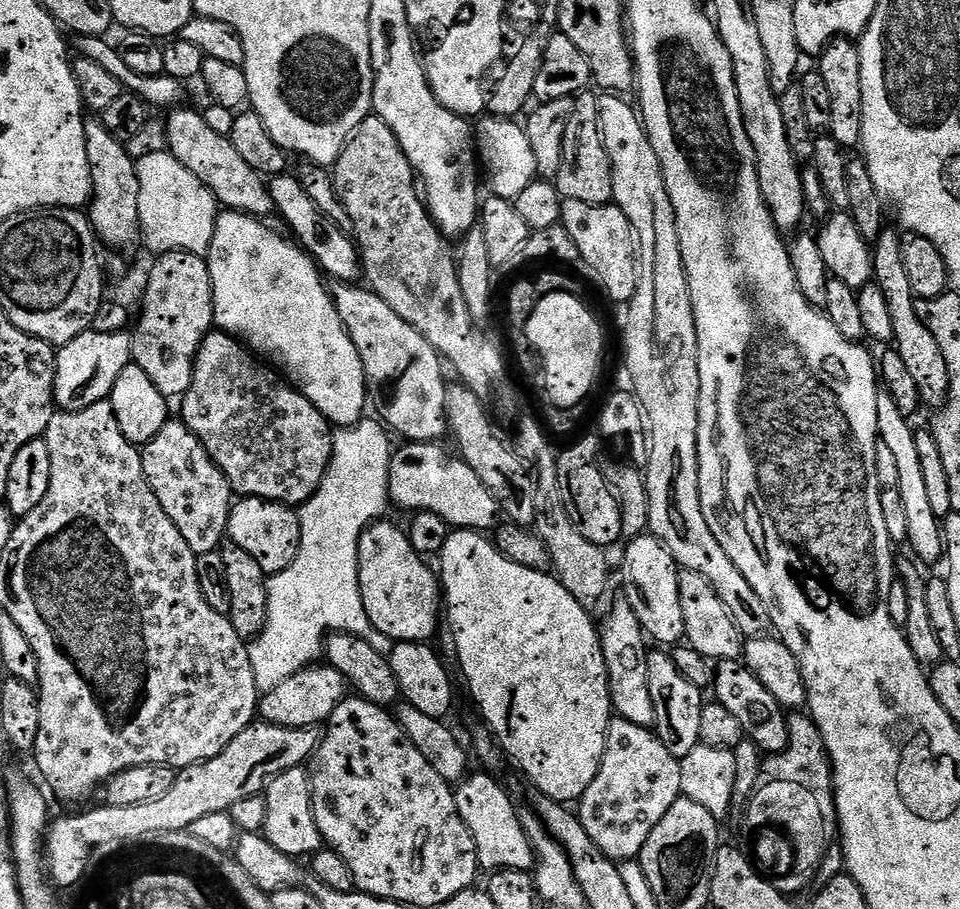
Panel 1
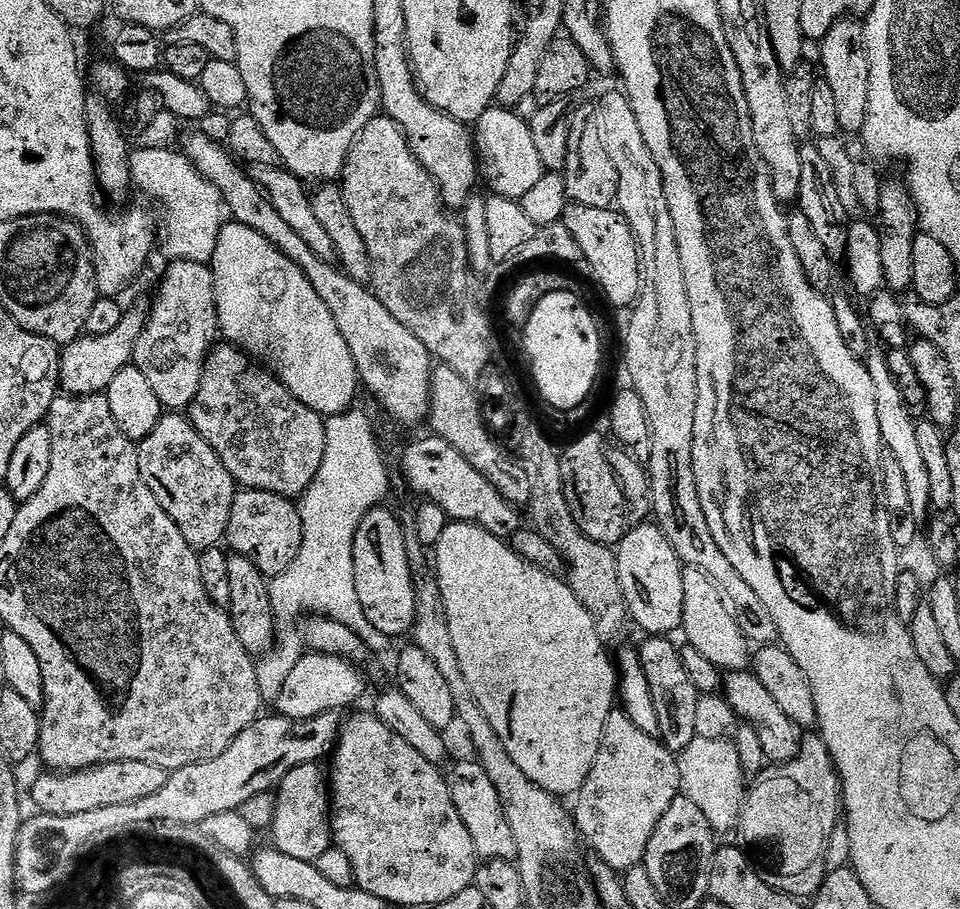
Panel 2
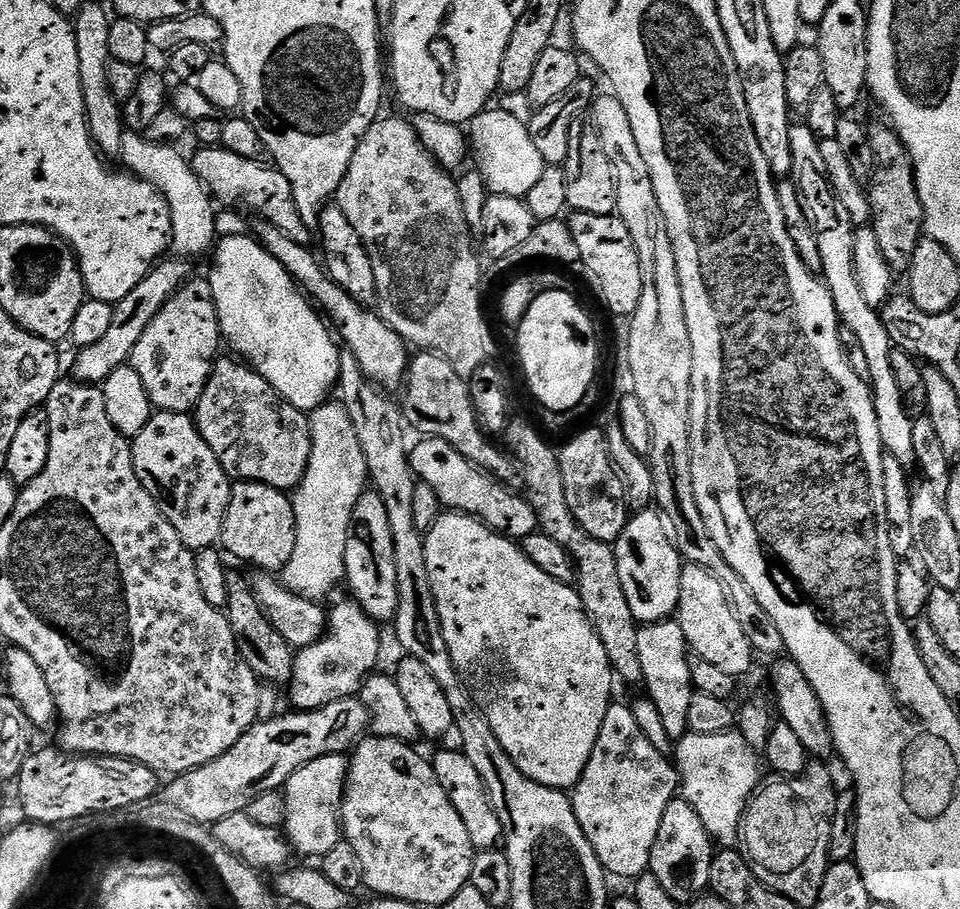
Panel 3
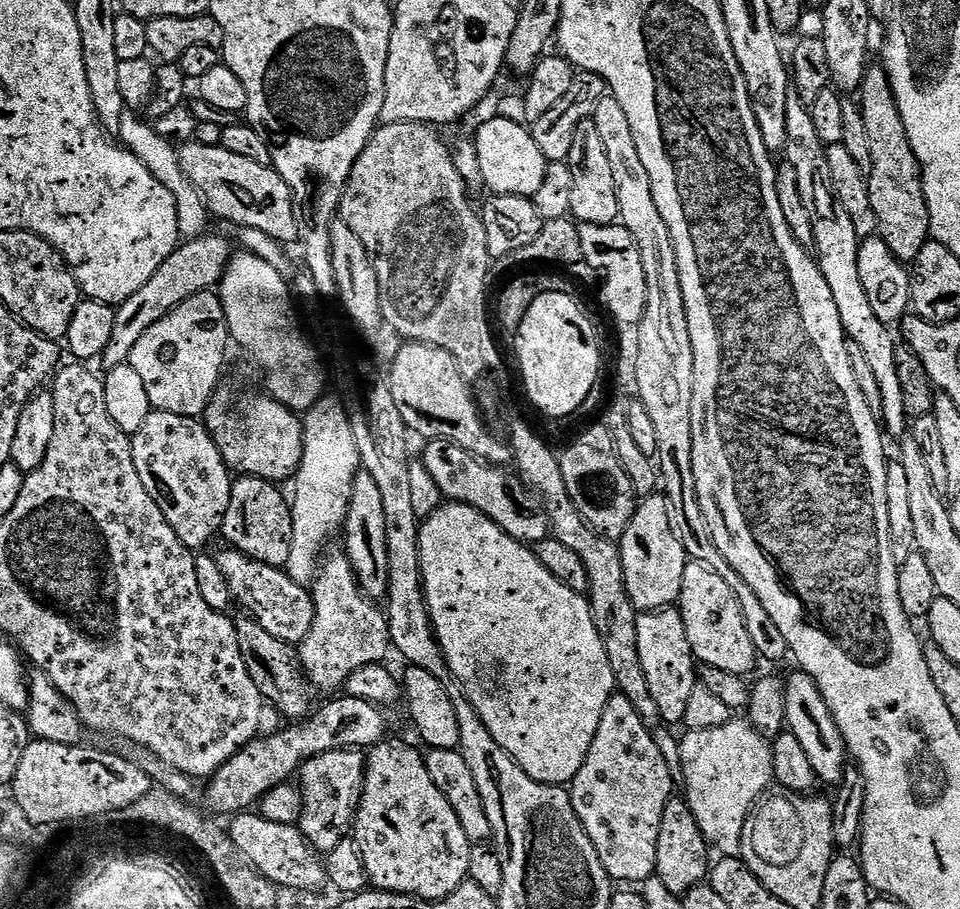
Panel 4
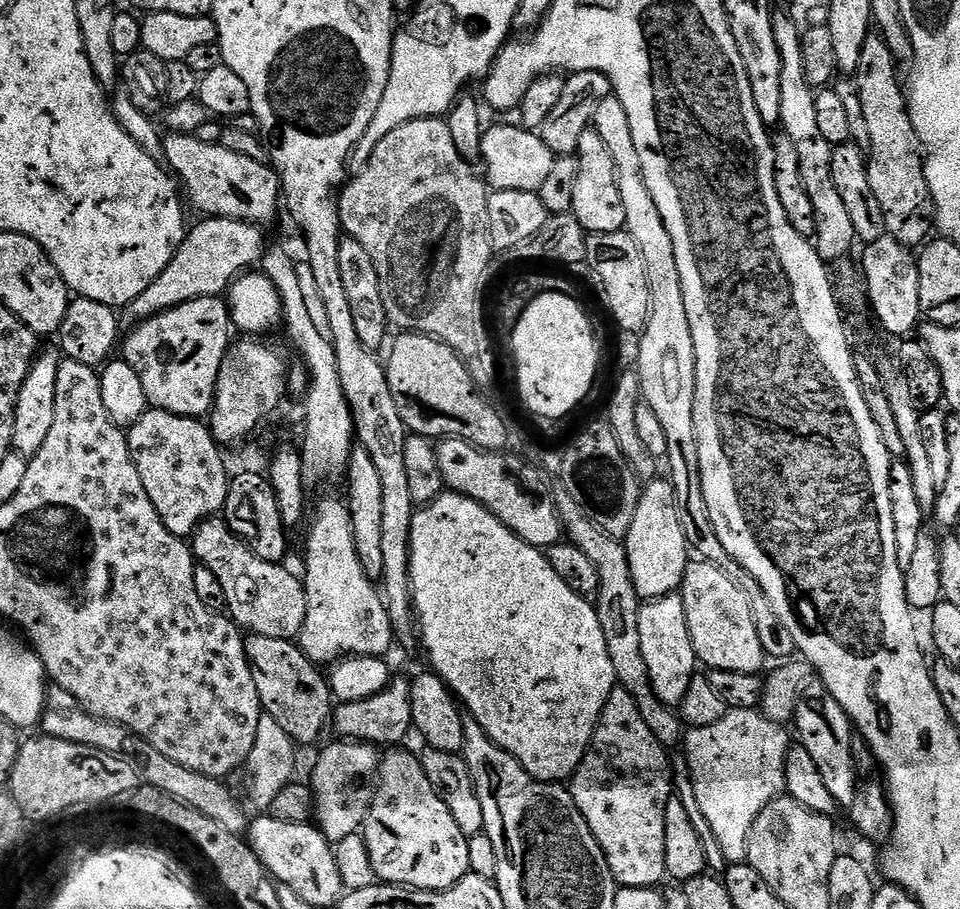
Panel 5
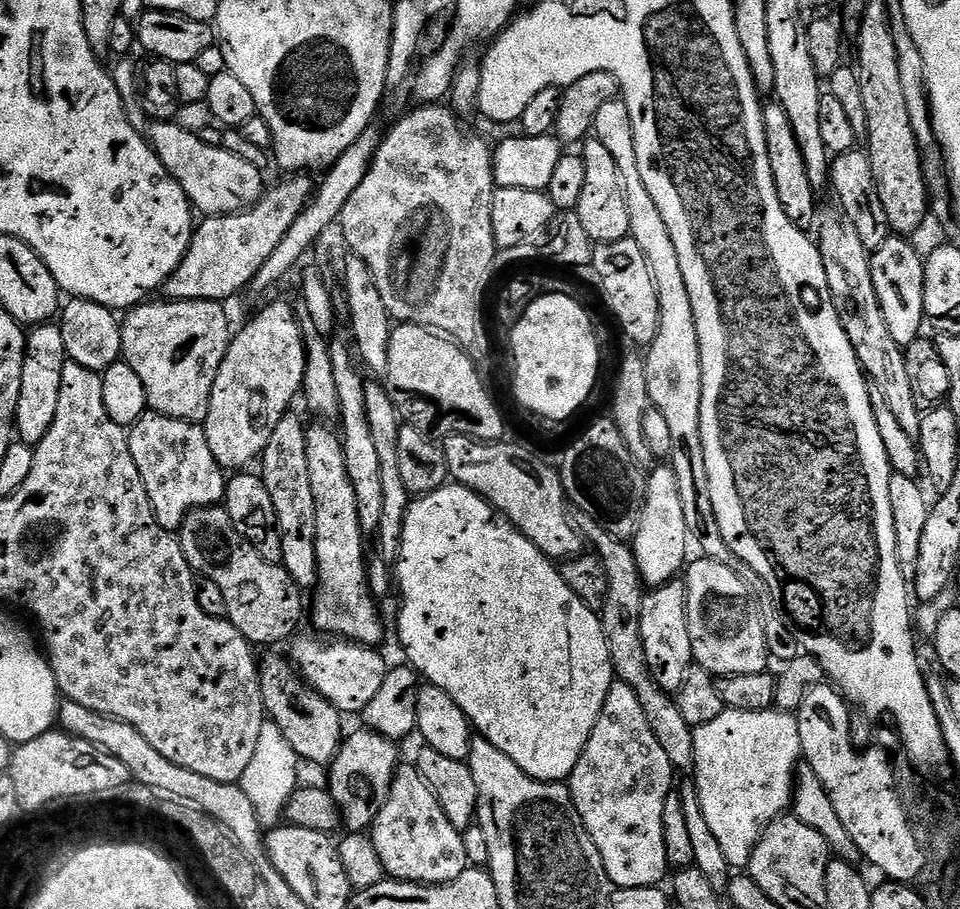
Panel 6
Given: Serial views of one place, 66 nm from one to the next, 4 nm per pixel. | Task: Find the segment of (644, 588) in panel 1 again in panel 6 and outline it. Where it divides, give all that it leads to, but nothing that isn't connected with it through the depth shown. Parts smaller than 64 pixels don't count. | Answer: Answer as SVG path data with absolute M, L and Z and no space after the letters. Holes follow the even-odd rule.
M656 466L647 473L646 502L642 510L642 522L631 541L632 552L638 562L645 585L649 589L661 588L677 579L689 563L690 537L686 526L686 510L682 510L682 494L678 488L678 474L671 466Z

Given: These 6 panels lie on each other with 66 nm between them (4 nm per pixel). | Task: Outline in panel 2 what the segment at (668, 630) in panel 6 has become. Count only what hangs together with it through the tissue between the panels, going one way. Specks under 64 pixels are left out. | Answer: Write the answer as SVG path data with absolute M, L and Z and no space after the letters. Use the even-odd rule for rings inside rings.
M653 636L645 639L645 641L644 645L639 645L638 651L641 658L642 670L646 674L651 697L654 700L655 713L658 716L658 730L660 732L658 739L672 753L678 754L682 750L686 750L686 746L690 746L690 742L696 739L694 721L700 693L697 692L694 682L690 682L690 678L686 675L686 666L682 666L682 658L680 657L680 648L677 645L672 645L673 641L671 639L663 636Z

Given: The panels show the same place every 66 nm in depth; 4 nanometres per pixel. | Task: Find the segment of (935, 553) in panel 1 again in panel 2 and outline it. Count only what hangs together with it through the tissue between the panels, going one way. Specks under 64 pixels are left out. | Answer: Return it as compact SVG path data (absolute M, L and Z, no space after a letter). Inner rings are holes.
M880 346L869 347L866 363L870 378L874 378L874 403L878 405L878 430L880 431L883 447L890 454L894 454L894 458L898 458L900 469L906 478L906 491L910 493L912 517L917 522L927 521L929 519L928 512L930 513L932 508L932 503L930 502L930 477L918 447L916 420L902 402L902 394L898 391L898 386L890 374L885 349Z

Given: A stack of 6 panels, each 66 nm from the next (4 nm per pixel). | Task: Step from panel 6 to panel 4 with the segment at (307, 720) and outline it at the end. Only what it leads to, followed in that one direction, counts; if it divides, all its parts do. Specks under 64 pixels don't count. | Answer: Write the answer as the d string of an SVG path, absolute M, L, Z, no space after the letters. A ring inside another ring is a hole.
M243 619L235 621L238 650L242 650L242 662L246 662L246 670L250 670L250 678L254 678L254 686L258 686L262 698L271 707L273 704L288 719L288 722L307 721L317 707L318 689L309 680L308 673L304 671L304 663L300 661L297 645L282 642L282 638L274 638L274 634L262 630L262 626L258 626L256 620Z

